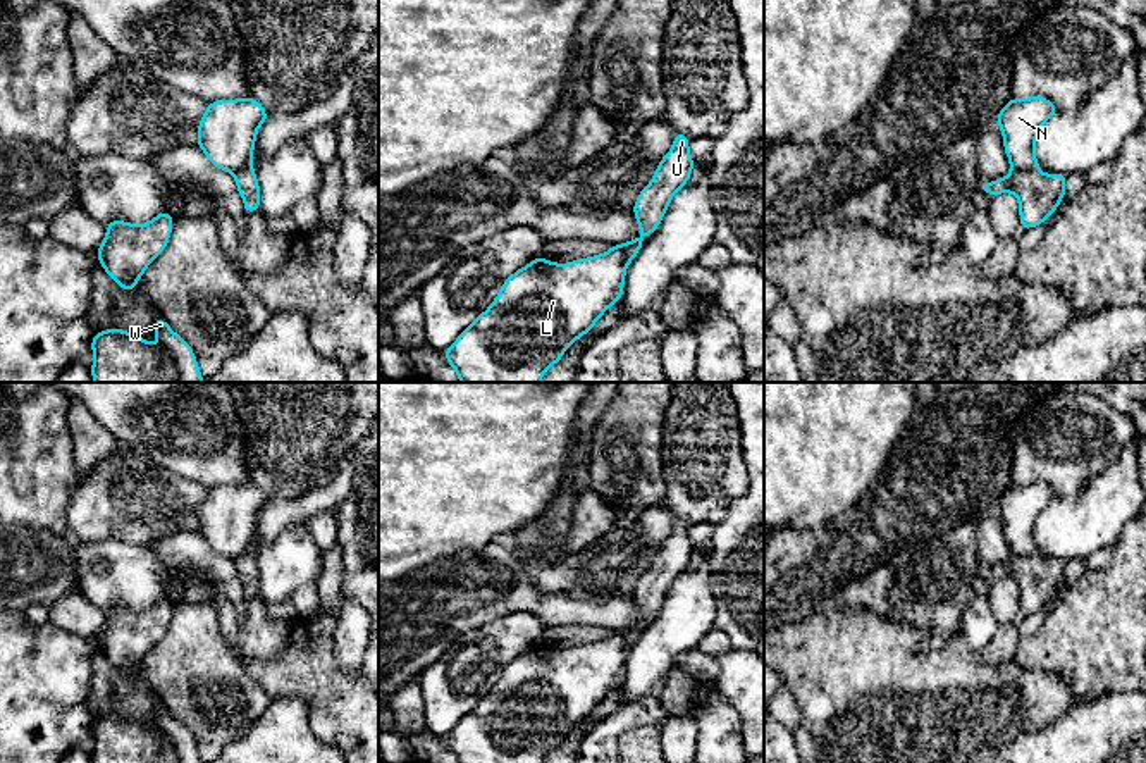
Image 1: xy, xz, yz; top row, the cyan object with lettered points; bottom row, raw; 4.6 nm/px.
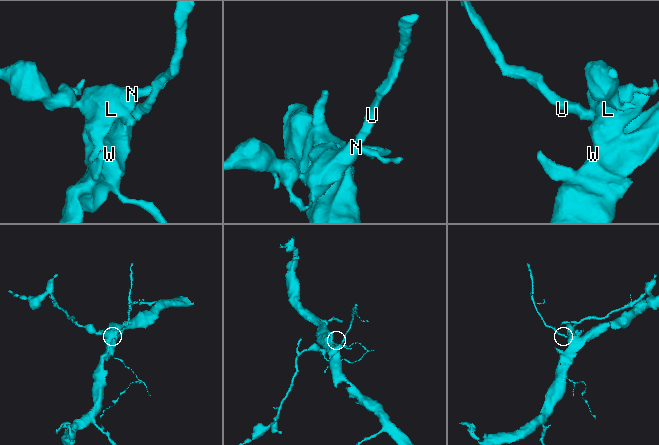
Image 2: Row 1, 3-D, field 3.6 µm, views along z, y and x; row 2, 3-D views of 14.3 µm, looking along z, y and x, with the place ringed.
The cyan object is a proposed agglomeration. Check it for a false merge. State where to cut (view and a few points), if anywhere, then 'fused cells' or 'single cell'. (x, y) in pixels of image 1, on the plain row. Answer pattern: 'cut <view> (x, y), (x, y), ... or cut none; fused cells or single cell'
cut yz (1012, 555), (1038, 558); fused cells

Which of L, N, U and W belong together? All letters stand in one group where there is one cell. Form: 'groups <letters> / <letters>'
groups L N W / U

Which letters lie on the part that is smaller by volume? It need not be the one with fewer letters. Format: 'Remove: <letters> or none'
Remove: L, N, W

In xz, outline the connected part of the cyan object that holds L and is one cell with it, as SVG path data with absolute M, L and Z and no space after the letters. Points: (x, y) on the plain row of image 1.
M623 630L570 649L532 646L444 735L449 751L458 763L542 763L613 691L626 653Z

